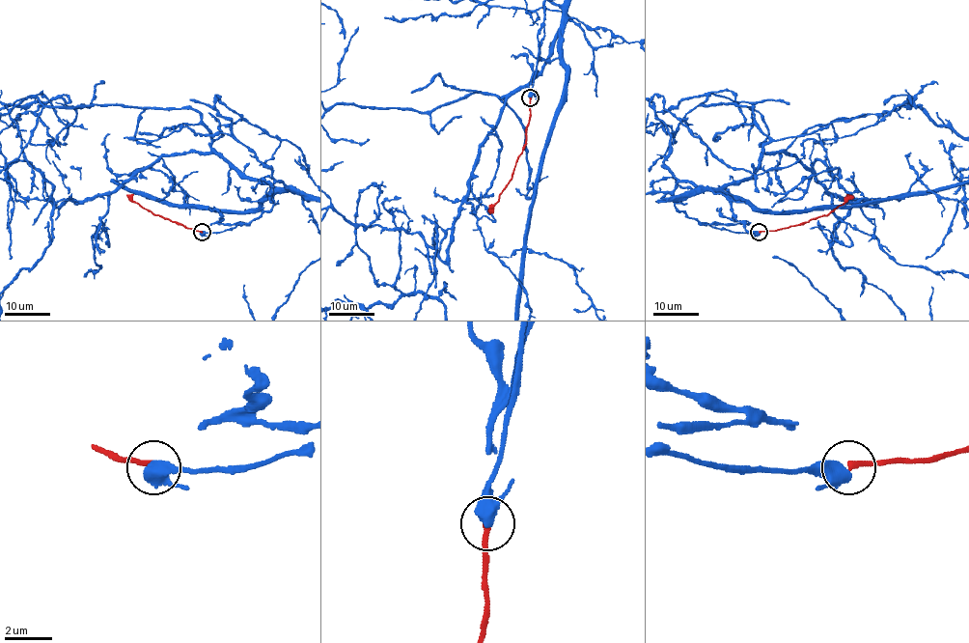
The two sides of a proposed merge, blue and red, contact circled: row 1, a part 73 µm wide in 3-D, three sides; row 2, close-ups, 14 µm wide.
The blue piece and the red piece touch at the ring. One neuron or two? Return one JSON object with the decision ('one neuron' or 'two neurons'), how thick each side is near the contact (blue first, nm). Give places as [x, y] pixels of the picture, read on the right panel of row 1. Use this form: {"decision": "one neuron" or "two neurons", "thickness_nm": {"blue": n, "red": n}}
{"decision": "two neurons", "thickness_nm": {"blue": 420, "red": 240}}

